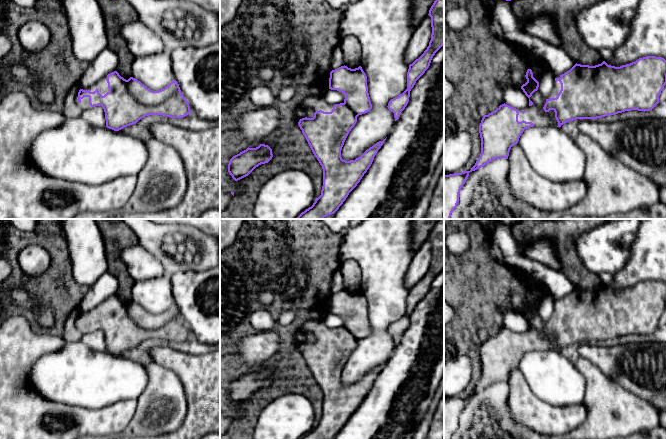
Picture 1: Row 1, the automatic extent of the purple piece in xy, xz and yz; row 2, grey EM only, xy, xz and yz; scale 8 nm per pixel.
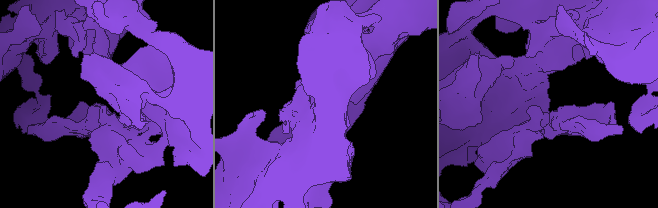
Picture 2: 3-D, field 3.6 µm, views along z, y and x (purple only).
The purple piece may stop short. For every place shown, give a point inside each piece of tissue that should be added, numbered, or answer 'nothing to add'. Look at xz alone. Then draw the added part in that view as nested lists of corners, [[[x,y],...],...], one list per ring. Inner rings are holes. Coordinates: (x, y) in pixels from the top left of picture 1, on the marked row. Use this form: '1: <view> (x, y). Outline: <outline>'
1: xz (315, 103). Outline: [[[308,96],[301,103],[300,108],[311,109],[313,111],[322,110],[324,112],[331,112],[334,104],[329,104],[326,102],[323,96]]]

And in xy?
1: xy (102, 85). Outline: [[[107,76],[103,77],[99,81],[97,81],[97,83],[93,86],[90,86],[90,87],[87,87],[87,88],[81,88],[80,87],[80,89],[83,89],[85,91],[89,90],[90,92],[94,92],[97,89],[99,91],[99,93],[102,96],[104,96],[107,92],[109,92],[108,83],[107,83],[106,79],[107,79]],[[79,90],[75,94],[76,104],[82,109],[82,111],[90,109],[91,106],[89,104],[89,97],[84,97],[83,99],[81,99],[80,103],[78,102],[78,92],[79,92]]]

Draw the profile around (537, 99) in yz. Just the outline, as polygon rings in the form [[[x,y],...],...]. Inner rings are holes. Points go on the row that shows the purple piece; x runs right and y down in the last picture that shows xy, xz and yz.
[[[538,90],[532,94],[530,100],[533,102],[533,104],[539,106],[542,109],[546,103],[546,99],[541,95],[541,93]]]

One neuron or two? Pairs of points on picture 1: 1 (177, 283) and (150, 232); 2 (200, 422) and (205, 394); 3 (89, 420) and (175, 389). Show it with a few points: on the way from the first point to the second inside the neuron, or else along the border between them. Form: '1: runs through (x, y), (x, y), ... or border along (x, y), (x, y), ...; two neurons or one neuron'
1: border along (196, 270), (179, 271), (171, 275); two neurons
2: runs through (205, 415), (205, 401); one neuron
3: border along (137, 399), (135, 413), (127, 424); two neurons

